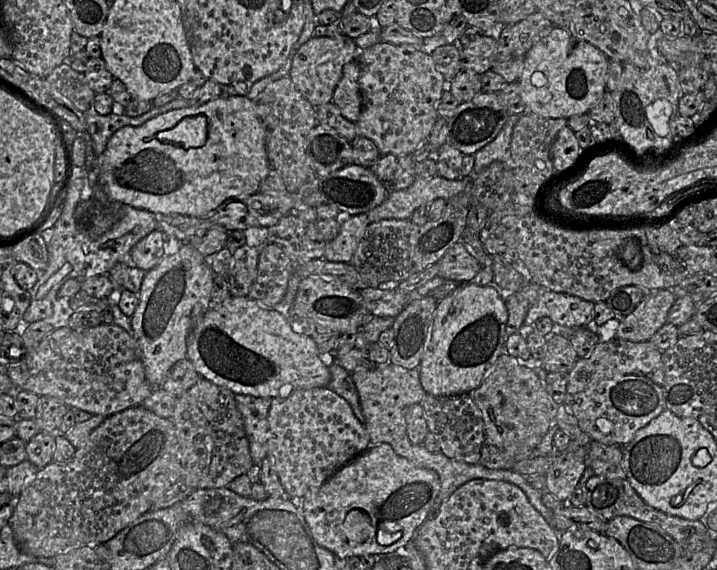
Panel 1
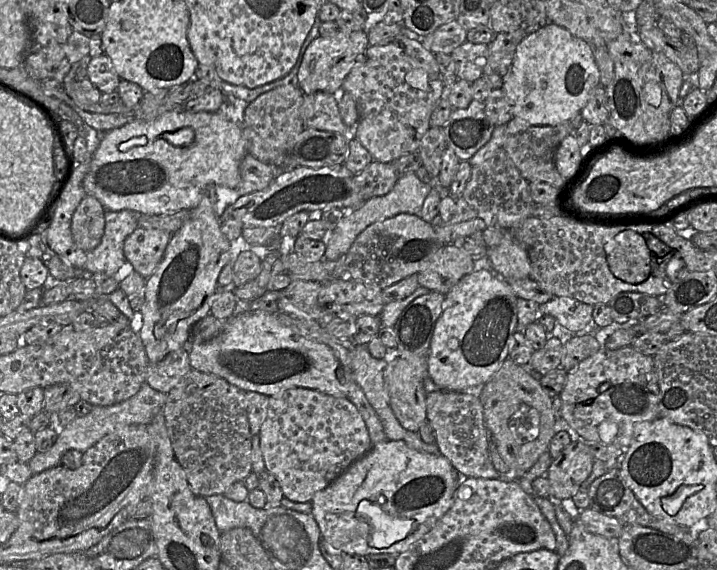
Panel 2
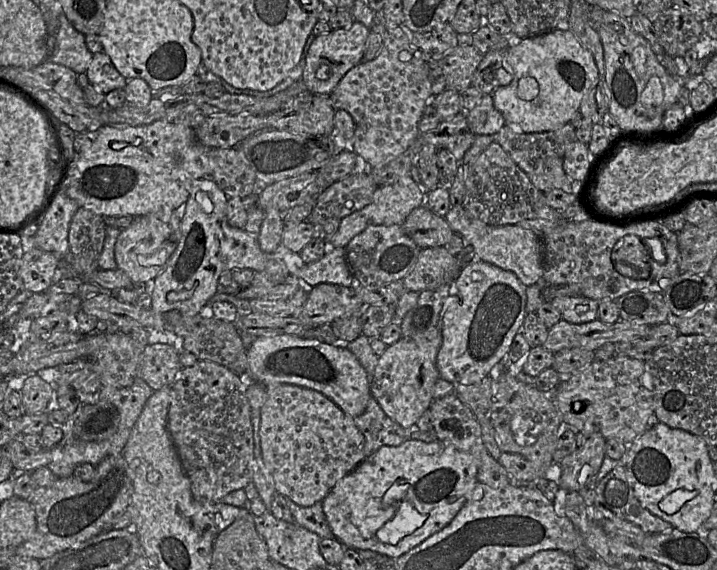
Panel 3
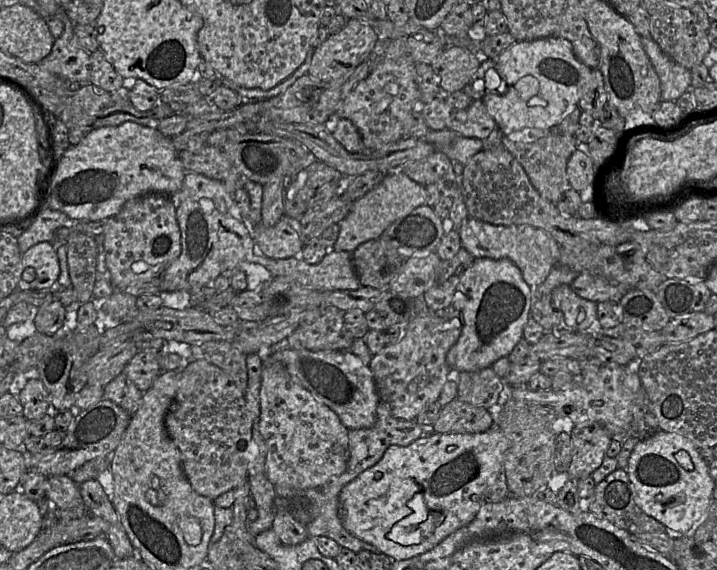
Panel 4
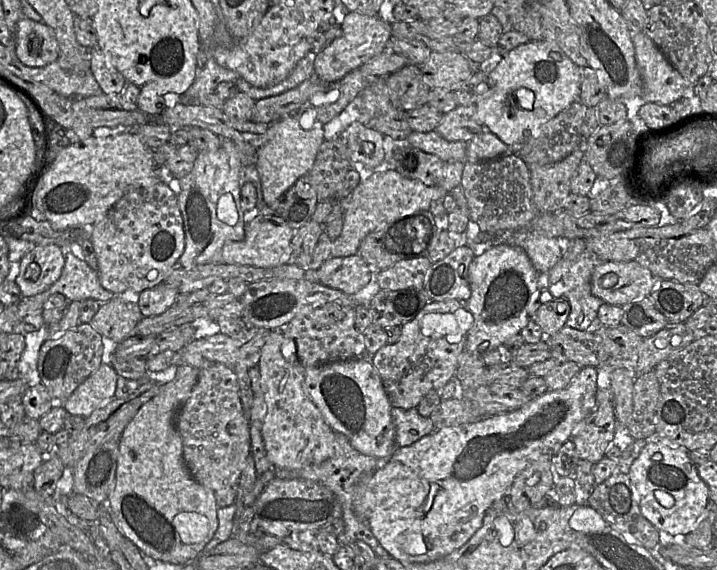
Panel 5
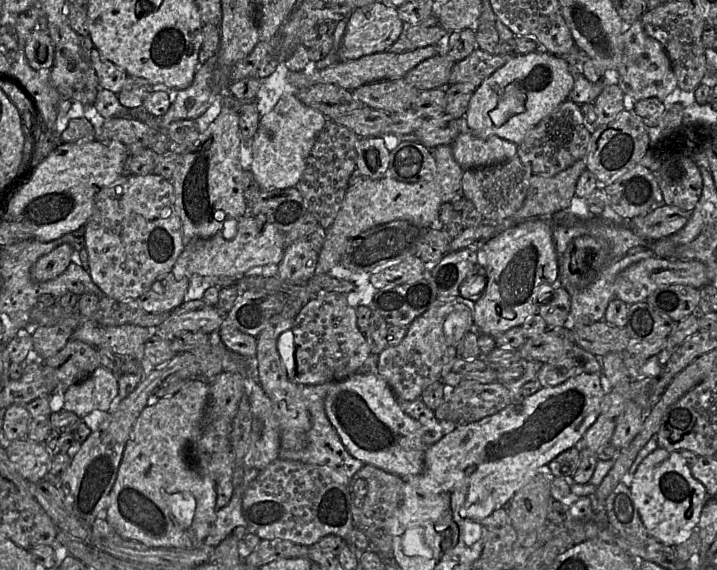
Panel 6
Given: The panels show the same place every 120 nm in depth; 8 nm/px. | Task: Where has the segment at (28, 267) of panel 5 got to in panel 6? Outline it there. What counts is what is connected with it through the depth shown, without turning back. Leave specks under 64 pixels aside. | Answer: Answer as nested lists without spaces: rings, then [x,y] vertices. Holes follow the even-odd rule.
[[[63,243],[51,252],[41,256],[31,269],[31,278],[36,282],[45,282],[62,274],[72,261],[74,248]]]

